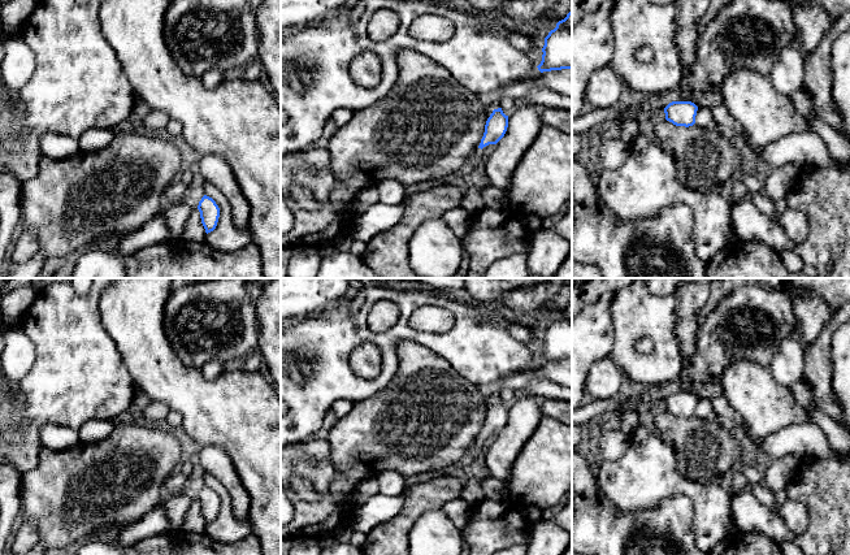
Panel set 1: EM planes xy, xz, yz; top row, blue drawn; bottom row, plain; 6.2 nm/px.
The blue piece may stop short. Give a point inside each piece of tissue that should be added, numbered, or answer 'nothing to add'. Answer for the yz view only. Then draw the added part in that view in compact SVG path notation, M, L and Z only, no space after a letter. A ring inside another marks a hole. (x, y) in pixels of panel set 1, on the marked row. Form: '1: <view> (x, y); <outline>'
nothing to add

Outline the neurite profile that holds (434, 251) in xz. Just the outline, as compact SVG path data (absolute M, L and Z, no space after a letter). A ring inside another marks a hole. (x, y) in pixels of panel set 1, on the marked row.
M430 218L413 233L408 260L420 278L451 278L463 257L463 239L441 218Z

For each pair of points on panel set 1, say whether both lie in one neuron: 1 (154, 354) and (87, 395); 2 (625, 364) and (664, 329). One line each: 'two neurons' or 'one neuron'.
1: two neurons
2: one neuron

